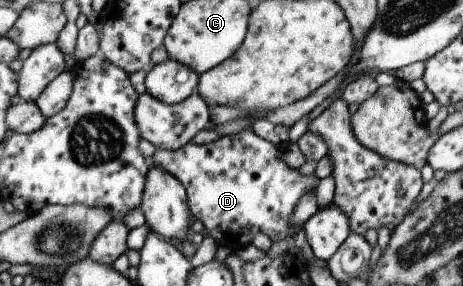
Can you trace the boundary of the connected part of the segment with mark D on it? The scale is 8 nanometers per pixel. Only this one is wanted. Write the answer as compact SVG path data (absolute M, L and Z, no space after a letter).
M251 129L220 136L206 144L188 142L174 151L155 150L148 163L170 173L184 186L189 213L194 215L197 225L207 228L216 245L228 247L232 254L250 245L256 233L264 233L272 242L287 240L295 205L309 190L314 190L319 180L313 174L302 175L296 168L290 168L280 160L276 146L256 136Z

